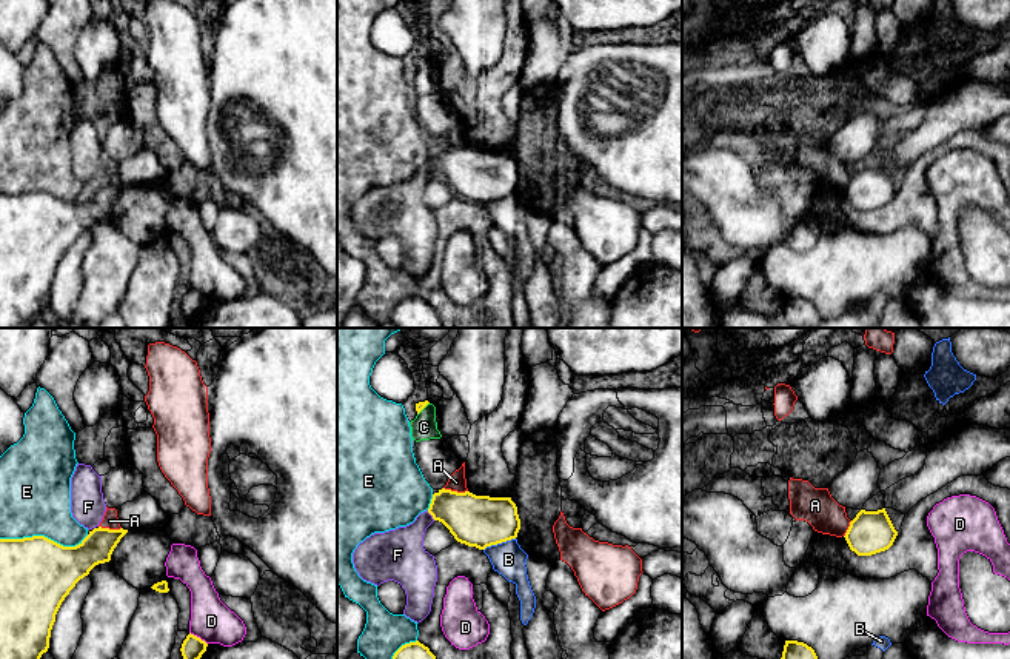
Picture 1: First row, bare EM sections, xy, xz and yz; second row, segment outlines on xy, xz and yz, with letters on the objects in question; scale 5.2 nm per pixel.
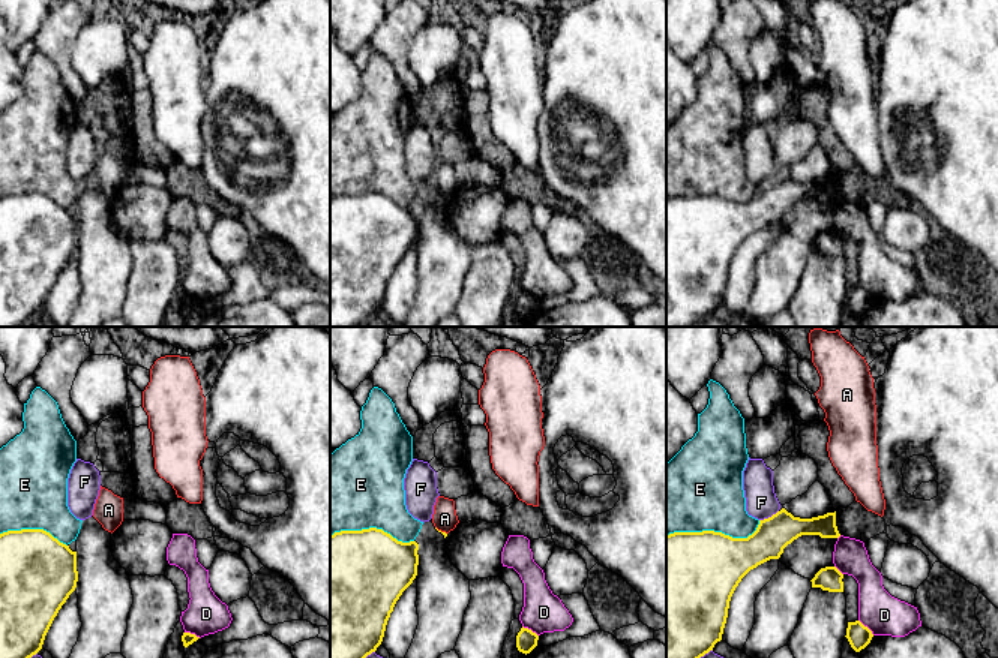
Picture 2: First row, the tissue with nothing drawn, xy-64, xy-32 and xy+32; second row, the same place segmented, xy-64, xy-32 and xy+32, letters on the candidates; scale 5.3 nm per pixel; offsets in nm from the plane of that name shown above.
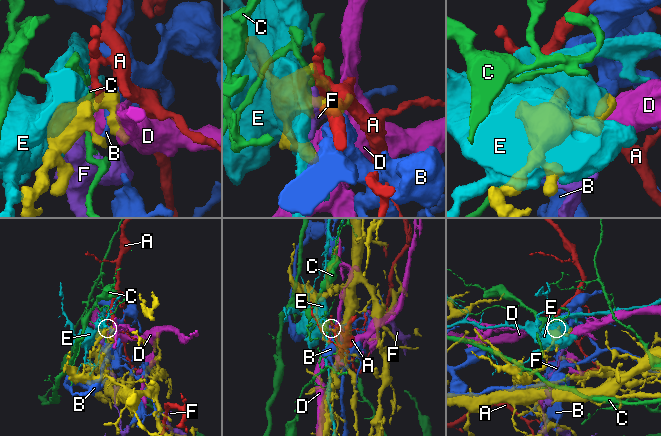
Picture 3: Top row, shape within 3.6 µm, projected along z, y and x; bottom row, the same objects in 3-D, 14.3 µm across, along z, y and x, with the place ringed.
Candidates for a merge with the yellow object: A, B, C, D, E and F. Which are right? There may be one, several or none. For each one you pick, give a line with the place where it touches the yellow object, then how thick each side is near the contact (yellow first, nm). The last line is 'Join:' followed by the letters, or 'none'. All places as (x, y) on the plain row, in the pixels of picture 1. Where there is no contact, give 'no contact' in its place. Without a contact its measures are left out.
Join: none

